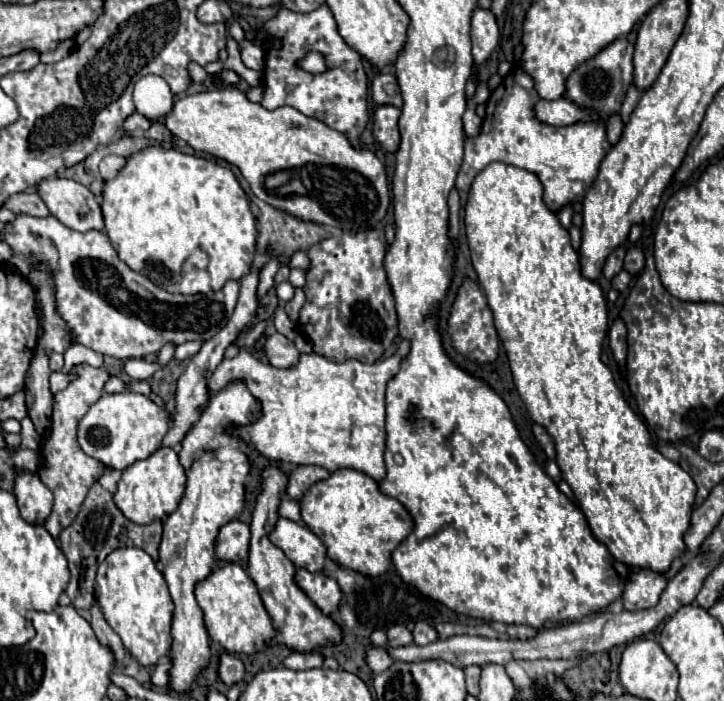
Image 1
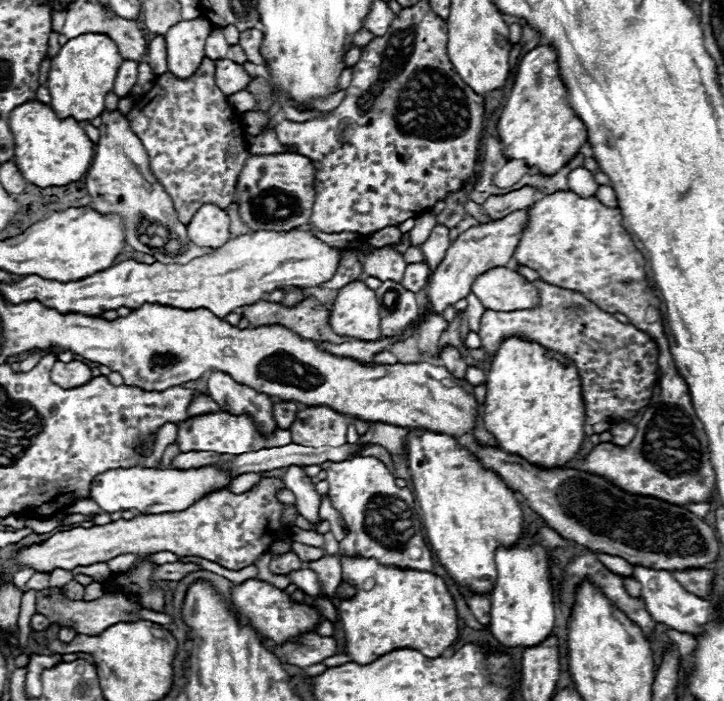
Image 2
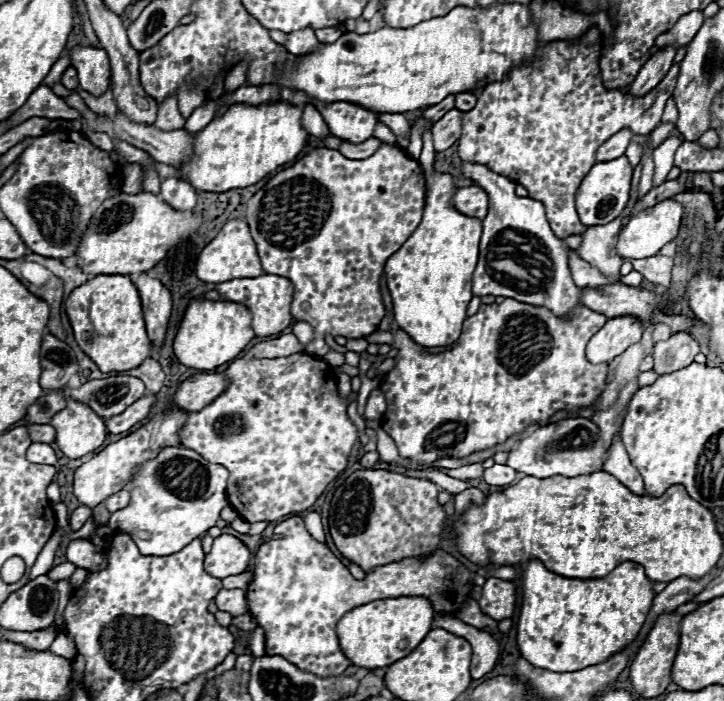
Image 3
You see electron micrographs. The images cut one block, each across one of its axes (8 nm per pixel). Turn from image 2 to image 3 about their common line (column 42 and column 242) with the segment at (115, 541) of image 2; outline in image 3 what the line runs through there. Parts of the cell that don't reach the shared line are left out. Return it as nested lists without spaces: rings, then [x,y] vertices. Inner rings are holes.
[[[232,534],[218,536],[204,560],[206,572],[216,578],[242,574],[246,572],[248,564],[250,564],[250,550],[242,540],[238,540]]]

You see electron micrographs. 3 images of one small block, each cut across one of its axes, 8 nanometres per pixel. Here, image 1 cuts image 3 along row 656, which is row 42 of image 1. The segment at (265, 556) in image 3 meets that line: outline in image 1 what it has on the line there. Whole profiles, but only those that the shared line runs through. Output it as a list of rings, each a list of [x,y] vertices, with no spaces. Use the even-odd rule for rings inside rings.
[[[326,4],[308,14],[282,8],[276,18],[264,24],[264,30],[272,36],[282,38],[282,48],[266,52],[266,92],[262,98],[262,106],[268,110],[292,106],[302,114],[318,118],[330,128],[346,134],[348,140],[356,146],[360,132],[368,124],[368,78],[364,74],[360,54],[350,48],[338,34],[338,24],[332,10]],[[308,50],[320,50],[320,54],[326,56],[328,70],[324,74],[314,76],[296,68],[296,60],[304,58]]]

